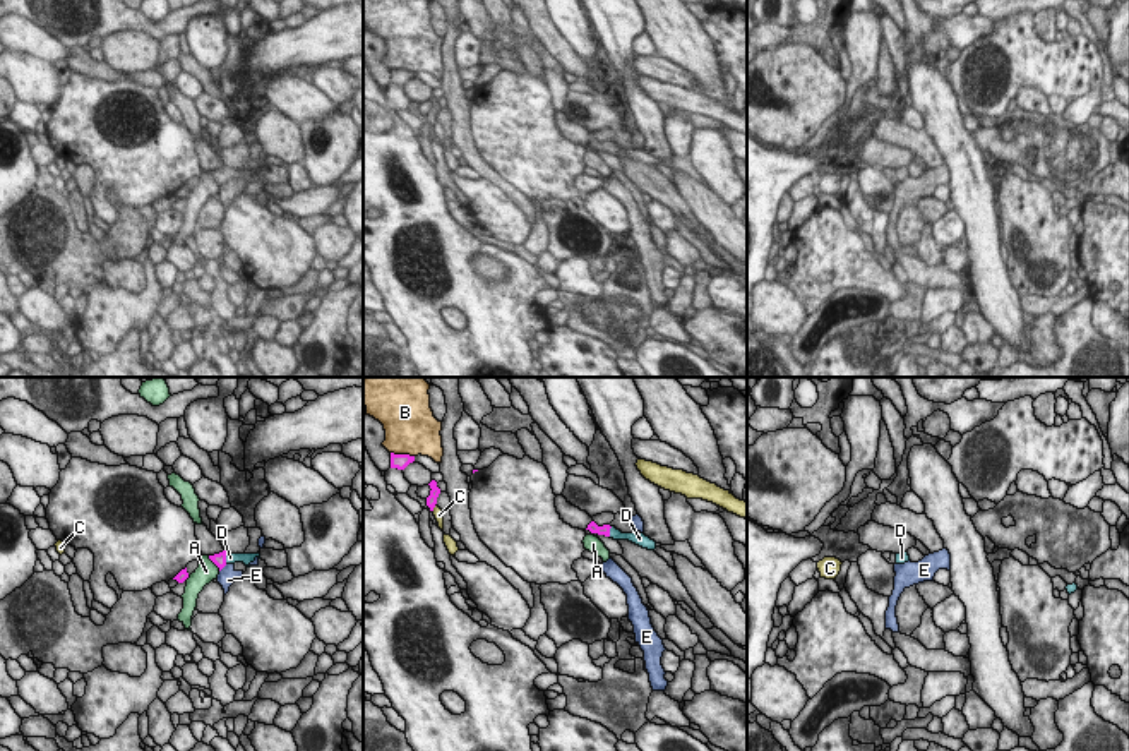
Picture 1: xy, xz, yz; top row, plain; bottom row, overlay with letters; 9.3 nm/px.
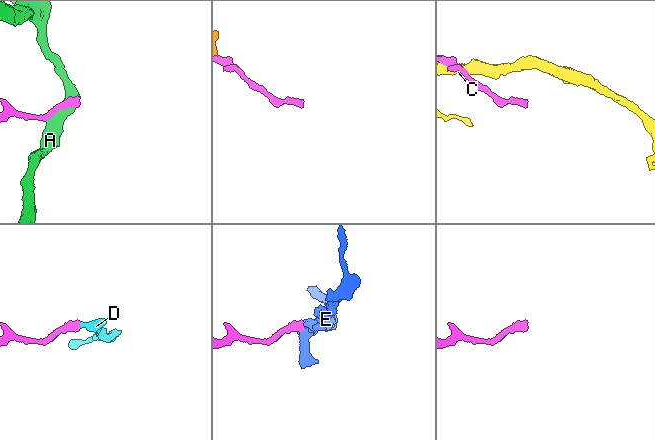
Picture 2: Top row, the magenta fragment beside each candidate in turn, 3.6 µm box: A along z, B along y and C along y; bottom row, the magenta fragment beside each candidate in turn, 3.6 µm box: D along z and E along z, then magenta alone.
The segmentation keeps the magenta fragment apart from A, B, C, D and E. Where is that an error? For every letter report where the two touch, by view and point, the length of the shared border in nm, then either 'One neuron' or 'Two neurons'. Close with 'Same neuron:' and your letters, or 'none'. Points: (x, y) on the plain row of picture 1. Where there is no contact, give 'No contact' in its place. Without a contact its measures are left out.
A: Touches magenta at xy (213, 177). Shared border 190 nm. Two neurons
B: Touches magenta at xz (403, 71). Shared border 220 nm. Two neurons
C: Touches magenta at xz (434, 122). Shared border 100 nm. Two neurons
D: Touches magenta at xy (225, 174). Shared border 110 nm. One neuron
E: Touches magenta at xy (223, 182). Shared border 110 nm. Two neurons
Same neuron: D.

